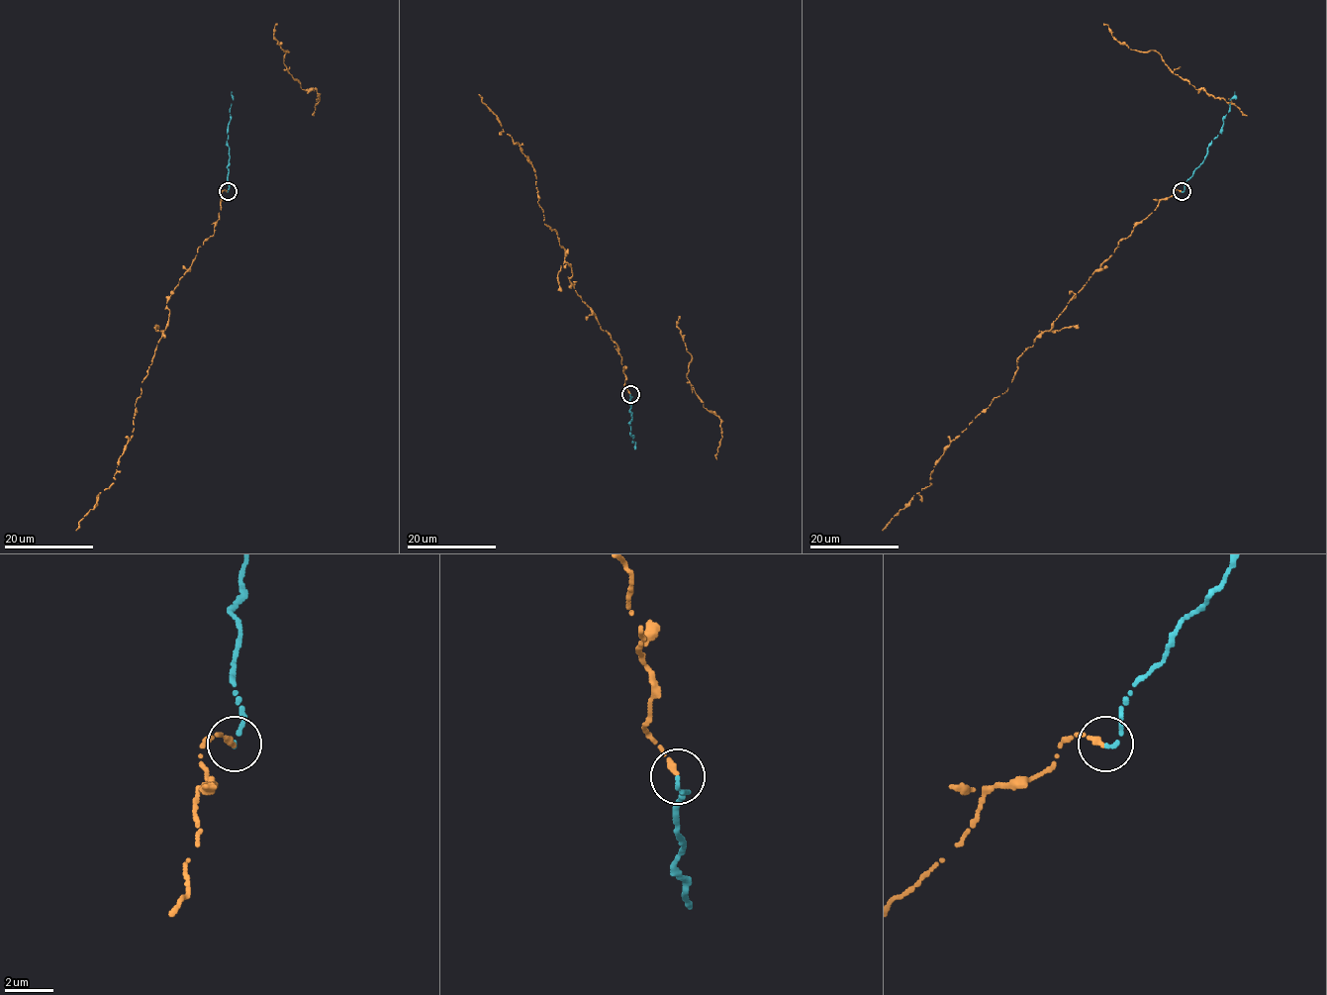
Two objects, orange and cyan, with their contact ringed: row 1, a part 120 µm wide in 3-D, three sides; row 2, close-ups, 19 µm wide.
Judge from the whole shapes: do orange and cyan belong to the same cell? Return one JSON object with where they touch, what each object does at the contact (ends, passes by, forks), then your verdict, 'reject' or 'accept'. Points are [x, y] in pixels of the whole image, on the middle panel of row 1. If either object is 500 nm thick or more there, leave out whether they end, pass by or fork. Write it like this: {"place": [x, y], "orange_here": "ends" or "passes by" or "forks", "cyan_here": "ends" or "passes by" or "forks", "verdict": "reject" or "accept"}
{"place": [630, 394], "orange_here": "ends", "cyan_here": "ends", "verdict": "accept"}

